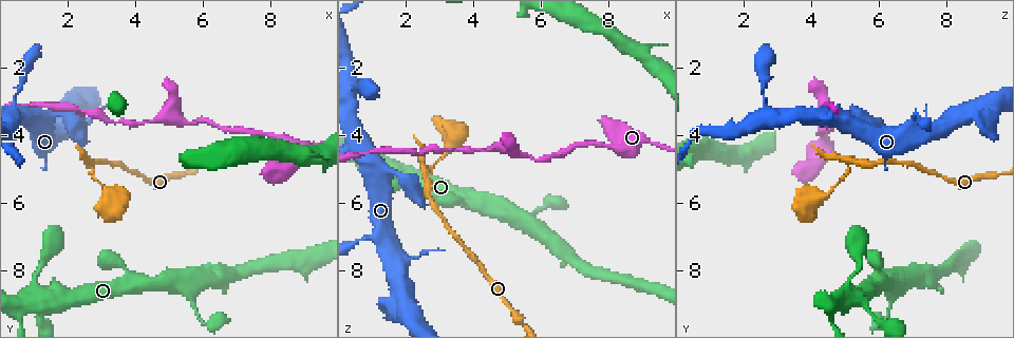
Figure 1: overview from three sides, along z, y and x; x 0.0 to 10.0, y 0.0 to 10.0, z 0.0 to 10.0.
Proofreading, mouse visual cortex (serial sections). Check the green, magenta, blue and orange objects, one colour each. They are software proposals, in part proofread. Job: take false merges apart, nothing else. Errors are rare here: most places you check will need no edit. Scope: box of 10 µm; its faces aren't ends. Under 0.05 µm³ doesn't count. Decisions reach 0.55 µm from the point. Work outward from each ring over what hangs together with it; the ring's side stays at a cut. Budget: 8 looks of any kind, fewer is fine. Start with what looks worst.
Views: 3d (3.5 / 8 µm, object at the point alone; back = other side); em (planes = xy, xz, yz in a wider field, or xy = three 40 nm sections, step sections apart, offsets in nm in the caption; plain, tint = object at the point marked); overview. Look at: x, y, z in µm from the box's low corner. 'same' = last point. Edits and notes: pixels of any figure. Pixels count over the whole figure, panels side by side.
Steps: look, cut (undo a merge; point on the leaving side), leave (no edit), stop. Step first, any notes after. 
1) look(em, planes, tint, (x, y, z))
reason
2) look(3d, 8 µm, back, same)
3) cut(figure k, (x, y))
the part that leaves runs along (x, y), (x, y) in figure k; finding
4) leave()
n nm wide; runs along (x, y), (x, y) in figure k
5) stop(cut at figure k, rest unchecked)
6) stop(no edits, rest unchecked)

look(3d, 3.5 µm, (2.60, 5.00, 5.20))
calibre changes

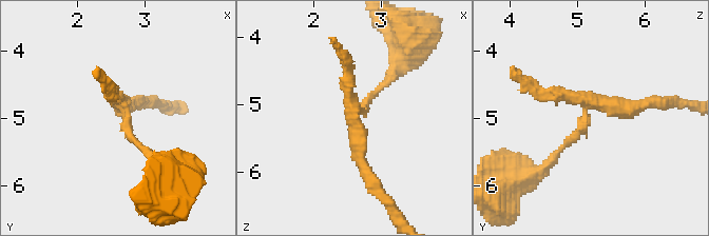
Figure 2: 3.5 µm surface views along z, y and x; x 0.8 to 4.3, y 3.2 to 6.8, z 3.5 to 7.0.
look(em, xy, step 5, plain, (2.65, 5.00, 5.15))

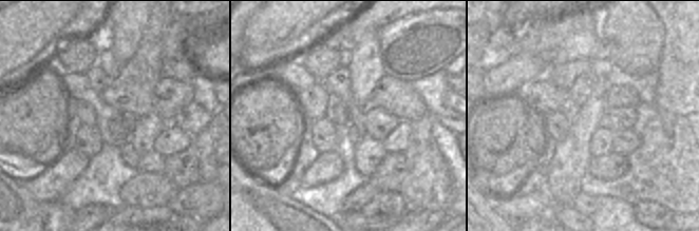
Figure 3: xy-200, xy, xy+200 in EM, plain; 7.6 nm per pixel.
look(em, xy, step 5, tint, same)

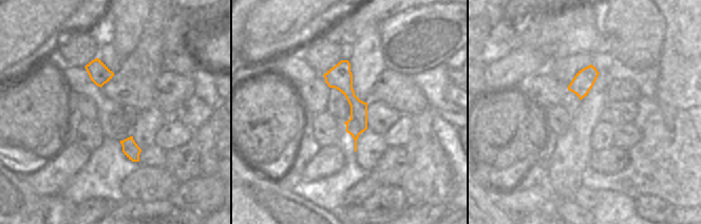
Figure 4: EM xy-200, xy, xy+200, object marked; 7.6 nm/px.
leave()
runs along (640, 105), (592, 102), (549, 164) in figure 2; one cell here

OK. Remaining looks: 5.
look(3d, 8 µm, (1.00, 8.55, 5.05))
abrupt turn

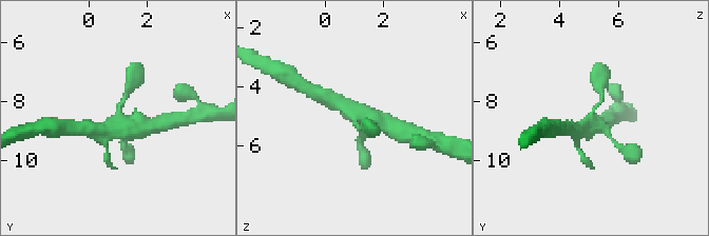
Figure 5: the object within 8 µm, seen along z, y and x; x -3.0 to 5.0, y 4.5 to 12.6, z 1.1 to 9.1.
look(3d, 3.5 µm, same)
zoom in

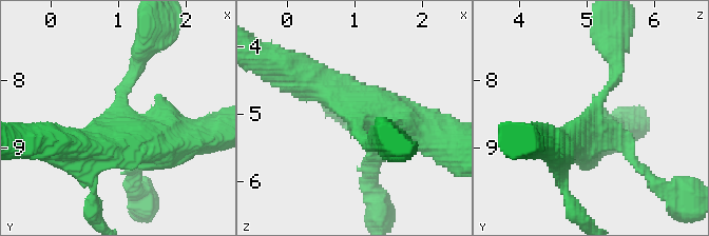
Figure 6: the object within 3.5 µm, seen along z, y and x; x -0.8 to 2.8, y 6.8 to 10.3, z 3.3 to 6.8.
leave()
arms of 150, 150, 400, 450 nm; runs along (437, 135), (369, 118), (314, 83) in figure 6; all the same cell

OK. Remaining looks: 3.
look(3d, 8 µm, (5.15, 3.60, 4.45))
narrows sharply

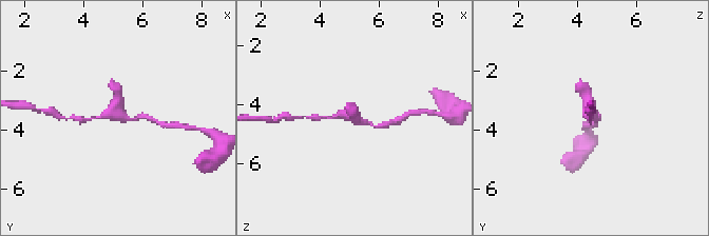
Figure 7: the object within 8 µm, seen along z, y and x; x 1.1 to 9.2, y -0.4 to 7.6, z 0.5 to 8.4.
look(em, planes, tint, same)
3 arms; arms of 150, 200, 300 nm; shape alone is not enough

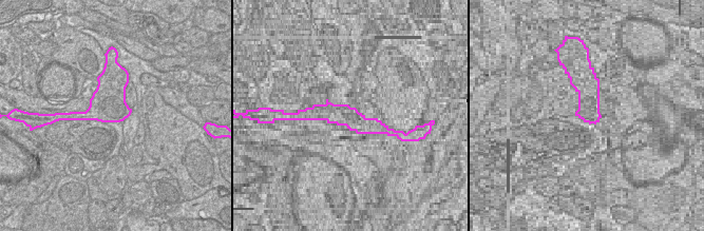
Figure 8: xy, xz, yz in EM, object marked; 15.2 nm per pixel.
leave()
runs along (383, 124), (375, 126), (346, 114), (326, 118) in figure 7; all the same cell

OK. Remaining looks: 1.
stop(no edits, rest unchecked)

